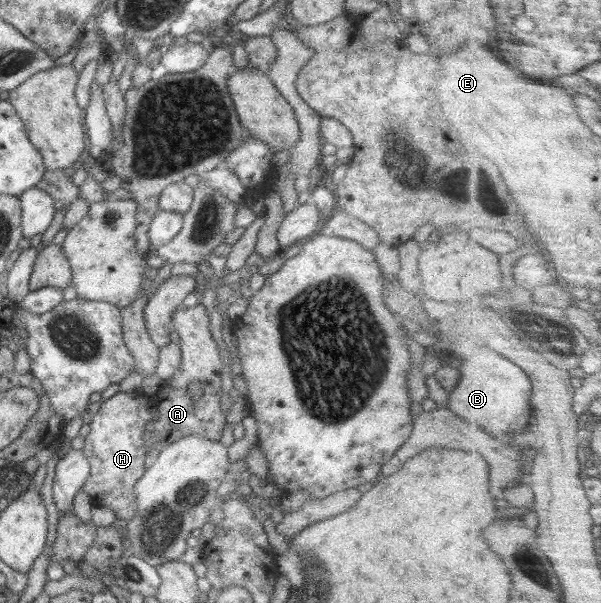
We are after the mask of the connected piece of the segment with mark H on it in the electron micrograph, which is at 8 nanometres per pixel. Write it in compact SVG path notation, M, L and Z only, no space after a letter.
M137 390L130 393L119 391L116 395L101 400L102 407L89 424L91 431L85 437L81 450L91 466L90 476L81 490L91 496L94 504L111 508L118 522L133 518L137 509L134 488L146 469L147 450L143 432L152 418L148 406L154 402L154 399Z

